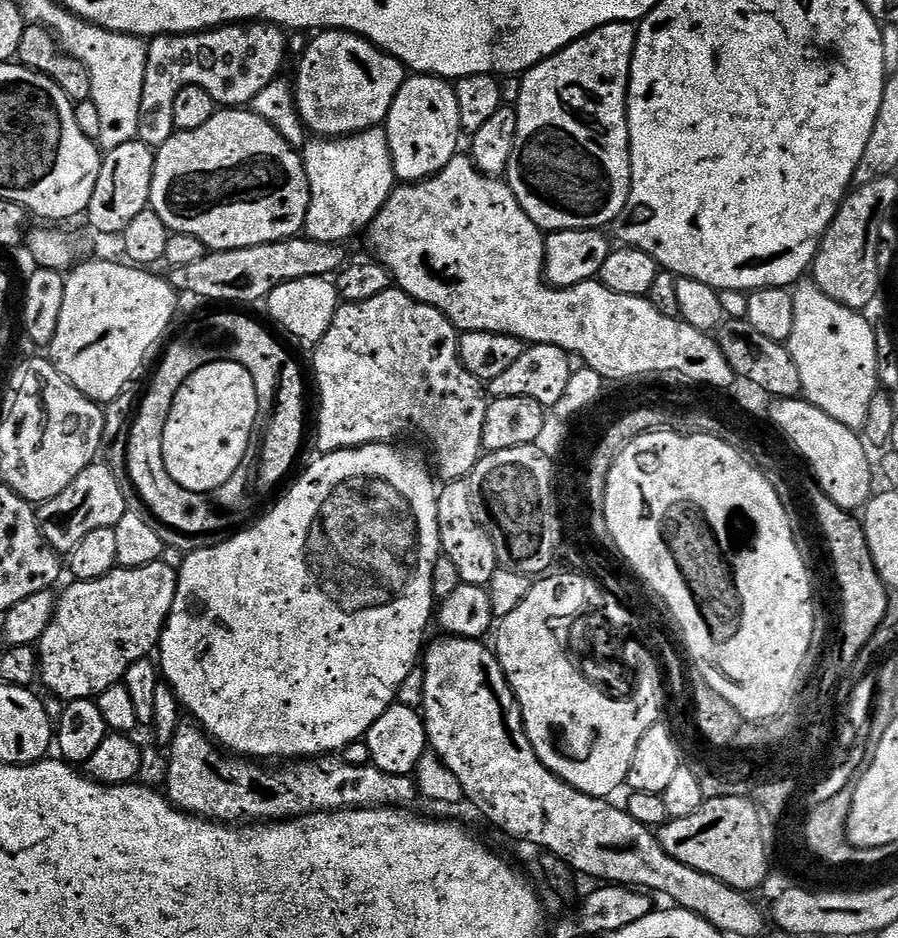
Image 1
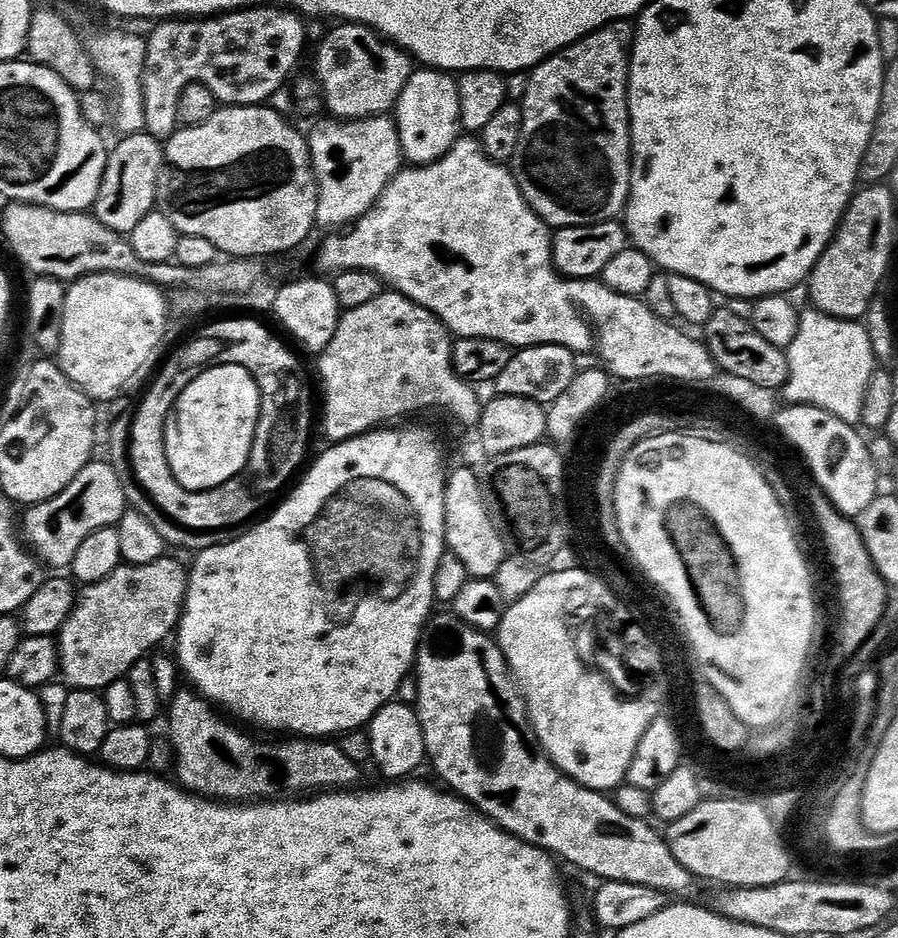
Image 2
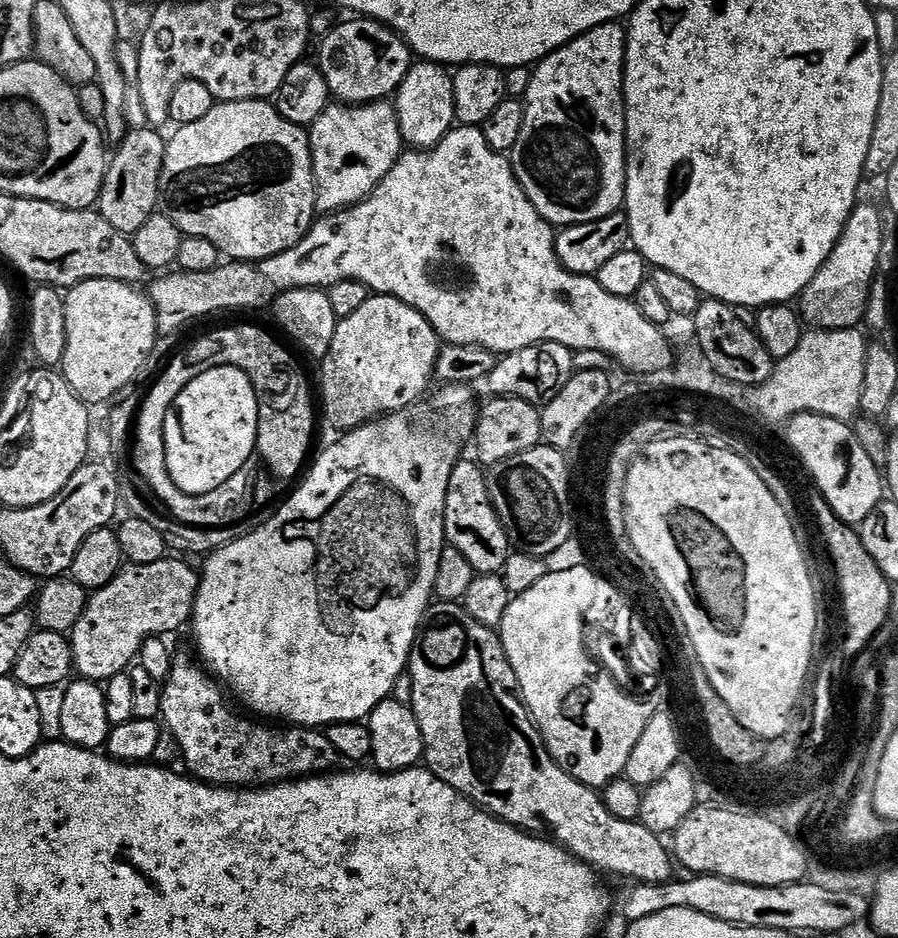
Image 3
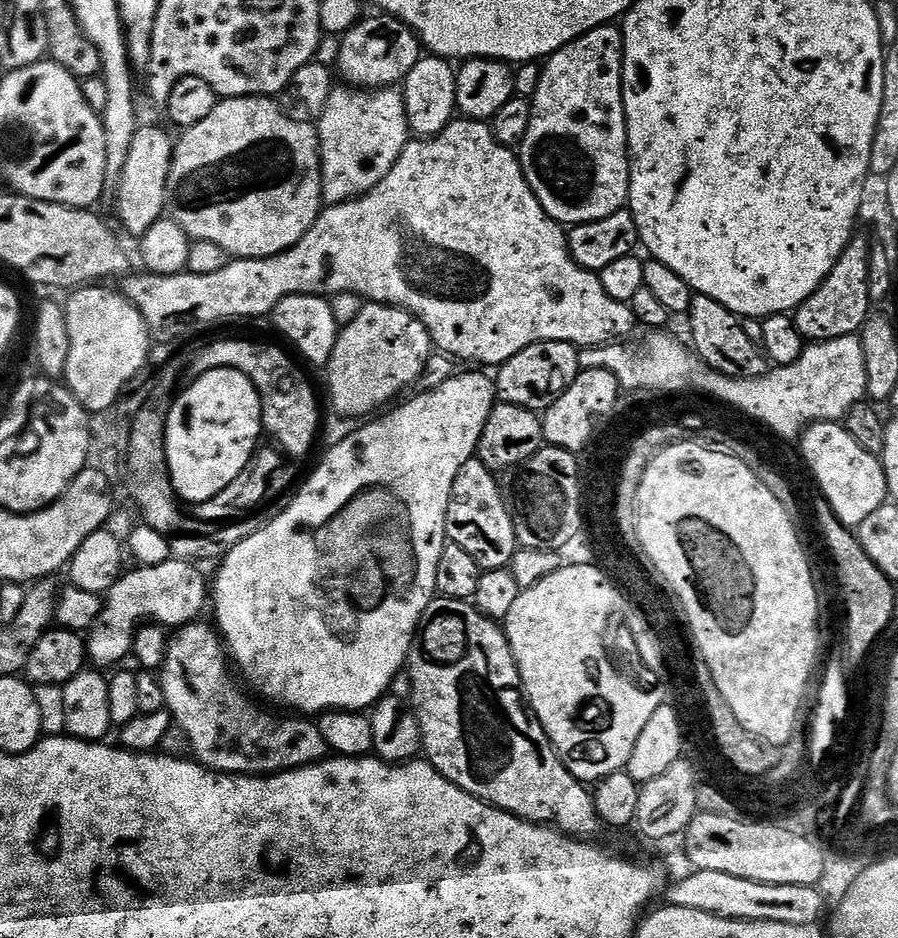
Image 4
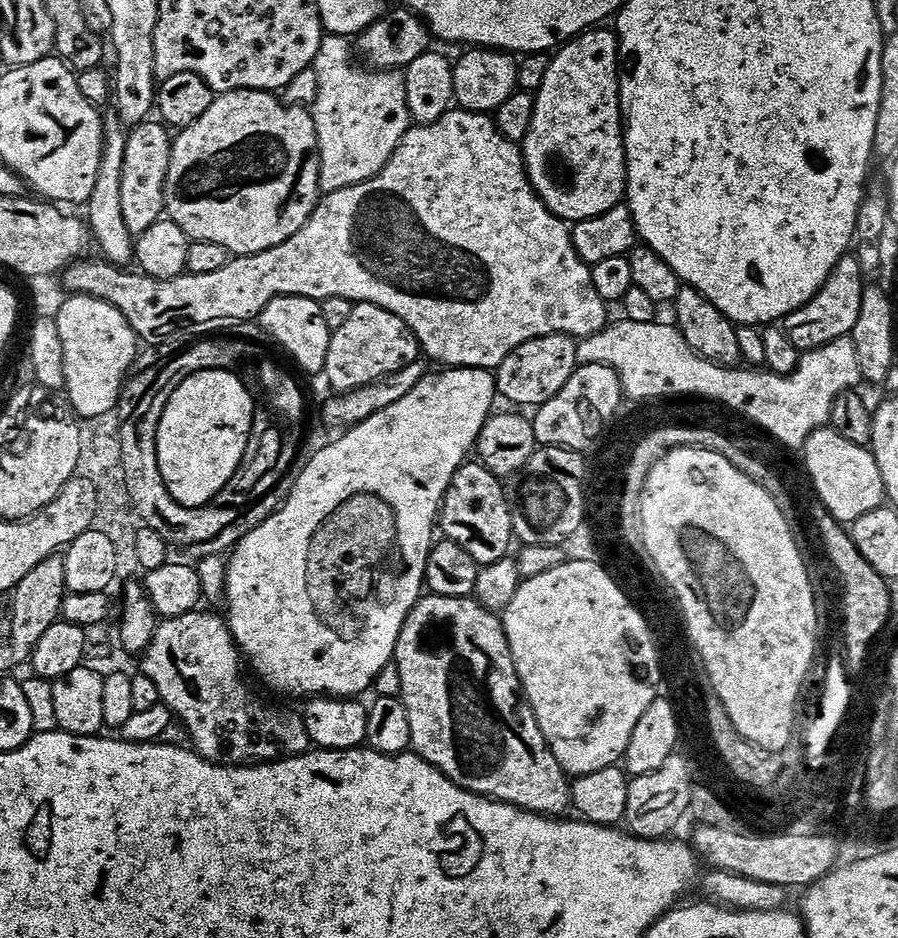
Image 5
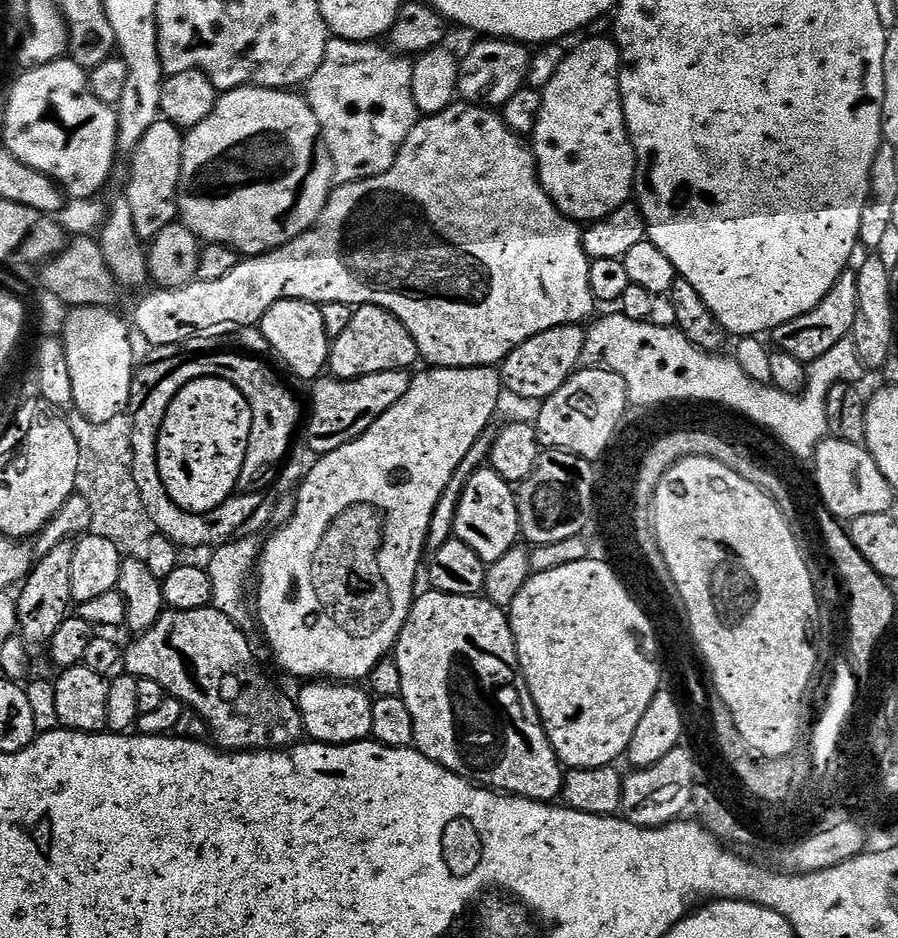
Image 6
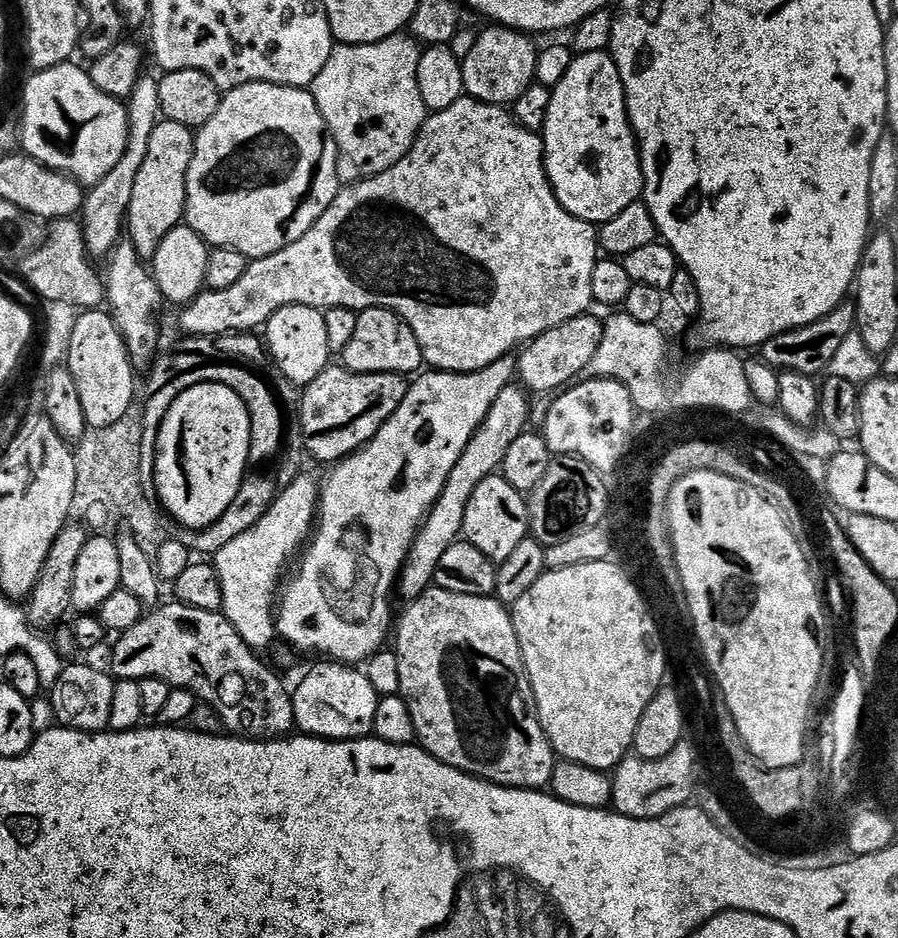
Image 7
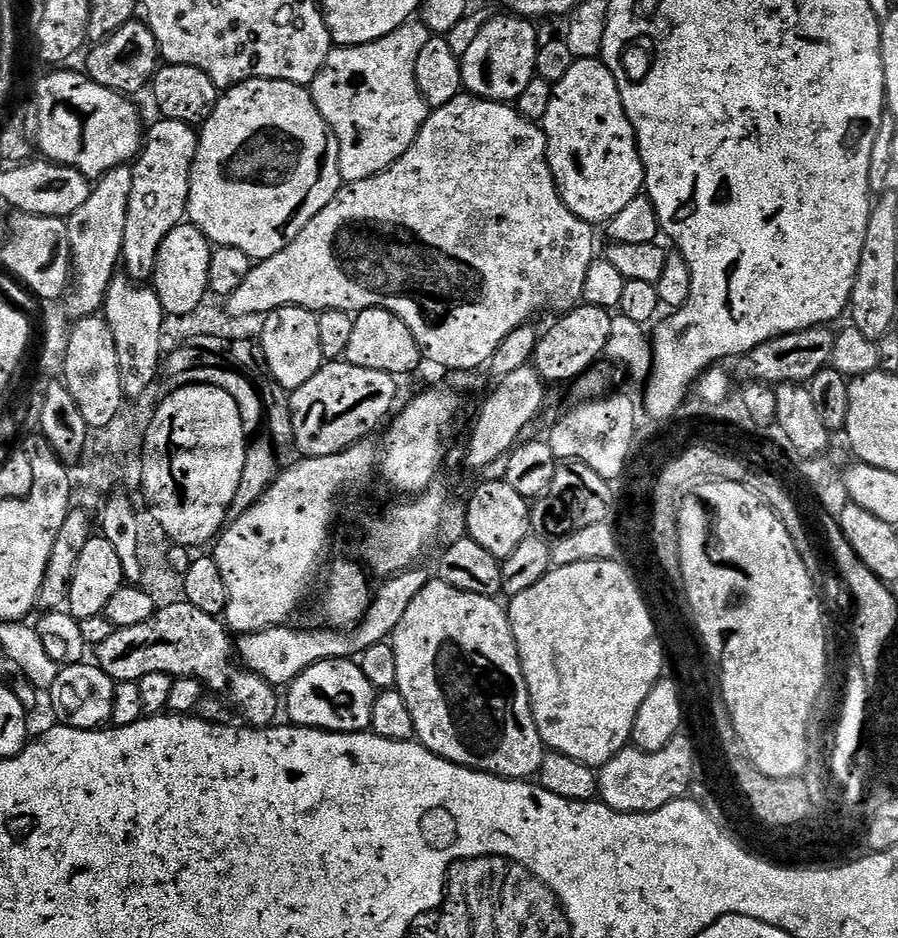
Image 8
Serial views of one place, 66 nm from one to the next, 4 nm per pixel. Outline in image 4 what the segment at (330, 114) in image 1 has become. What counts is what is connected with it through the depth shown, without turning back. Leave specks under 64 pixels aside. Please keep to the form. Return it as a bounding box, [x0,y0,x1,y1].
[334,14,422,90]

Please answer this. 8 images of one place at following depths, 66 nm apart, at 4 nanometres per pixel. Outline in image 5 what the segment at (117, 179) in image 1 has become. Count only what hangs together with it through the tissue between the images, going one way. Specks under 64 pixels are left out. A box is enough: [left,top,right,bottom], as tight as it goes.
[122,122,173,226]

